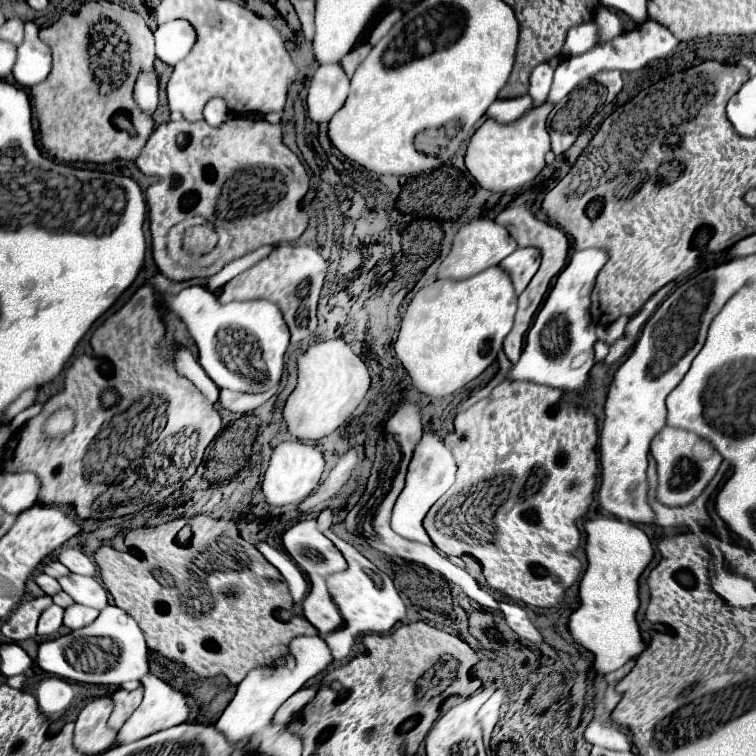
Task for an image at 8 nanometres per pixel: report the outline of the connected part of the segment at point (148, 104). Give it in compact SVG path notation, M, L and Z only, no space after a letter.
M156 75L148 77L138 77L136 89L134 89L134 99L142 107L144 113L154 113L156 103L158 103L158 81Z

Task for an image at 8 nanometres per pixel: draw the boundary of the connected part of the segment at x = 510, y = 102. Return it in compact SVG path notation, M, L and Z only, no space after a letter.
M522 95L516 99L496 99L486 111L486 115L500 123L510 123L516 121L528 109L532 109L532 99L528 95Z

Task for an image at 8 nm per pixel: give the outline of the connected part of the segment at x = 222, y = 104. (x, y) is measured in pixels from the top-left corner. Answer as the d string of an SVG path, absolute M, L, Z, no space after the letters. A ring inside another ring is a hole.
M220 97L210 99L204 107L204 119L212 125L212 127L220 127L222 123L226 123L228 119L234 119L236 113L232 113L226 105L226 101L222 101Z

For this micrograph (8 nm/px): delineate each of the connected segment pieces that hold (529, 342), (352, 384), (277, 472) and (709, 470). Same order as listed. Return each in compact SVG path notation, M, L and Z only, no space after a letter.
M584 249L572 253L568 265L558 275L558 281L548 299L536 313L530 333L526 335L522 357L516 365L510 367L506 379L544 383L550 387L560 387L566 393L586 389L588 373L594 367L596 343L596 331L590 319L590 291L606 259L608 257L602 249Z
M332 339L332 341L324 341L324 343L314 343L300 359L298 359L298 385L292 391L292 395L288 397L286 405L284 405L284 419L288 423L288 431L292 435L296 435L298 439L324 439L328 435L332 435L334 431L338 431L340 427L350 425L350 421L354 419L354 411L356 407L362 403L362 399L366 397L366 393L370 391L370 371L368 365L360 359L360 355L356 355L352 351L352 347L344 341L344 339Z
M300 441L280 443L270 457L270 465L262 481L262 491L264 491L266 501L270 505L302 503L318 487L320 477L324 473L324 465L326 465L324 455L314 445L306 445Z
M664 427L650 445L650 453L656 459L658 465L658 489L656 489L656 499L666 505L666 507L684 507L692 503L704 489L706 485L714 479L722 457L720 453L704 439L690 431L674 429L674 427Z

